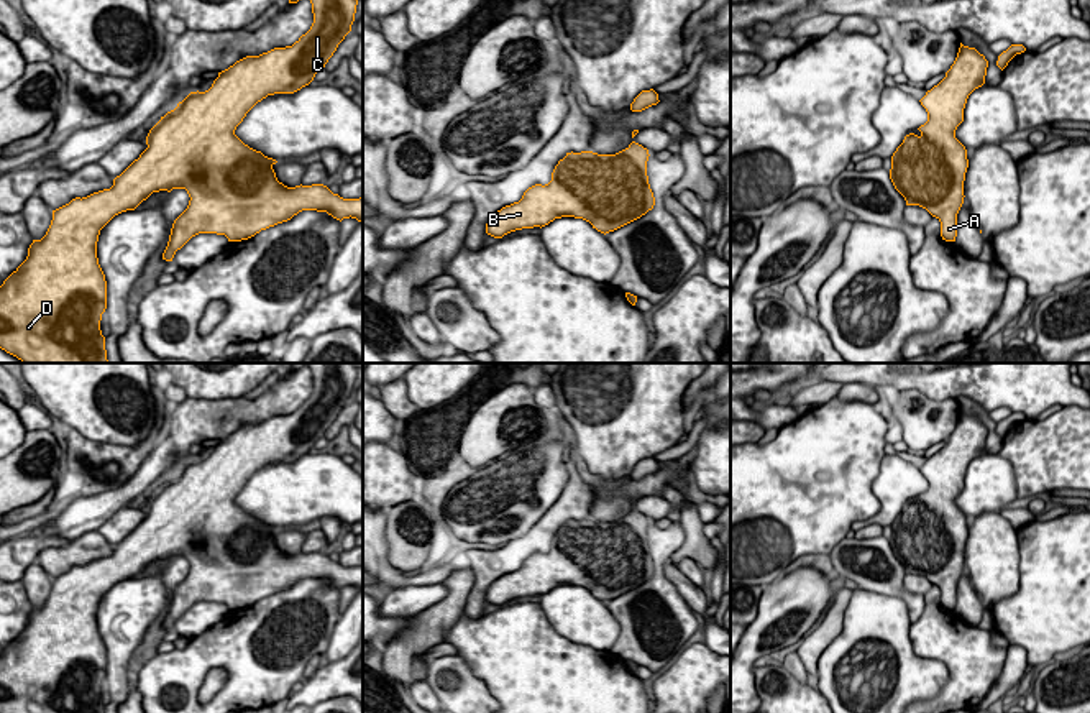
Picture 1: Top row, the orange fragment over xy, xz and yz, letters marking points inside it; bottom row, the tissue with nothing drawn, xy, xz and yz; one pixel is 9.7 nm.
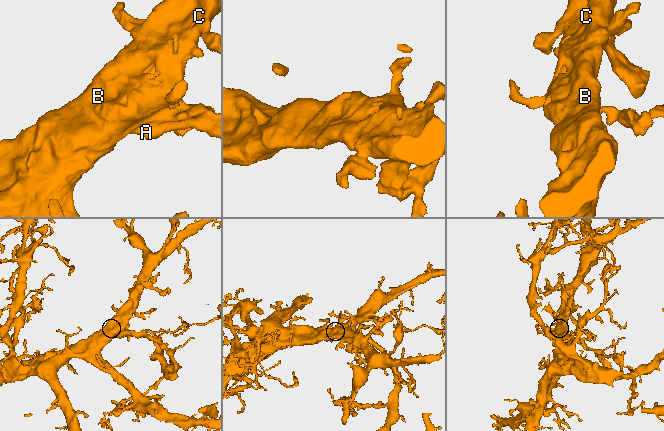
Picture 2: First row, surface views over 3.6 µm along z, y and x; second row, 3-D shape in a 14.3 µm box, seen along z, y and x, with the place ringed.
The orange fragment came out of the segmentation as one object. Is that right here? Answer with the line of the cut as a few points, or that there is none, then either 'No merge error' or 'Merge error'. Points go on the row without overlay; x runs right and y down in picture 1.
No split. No merge error

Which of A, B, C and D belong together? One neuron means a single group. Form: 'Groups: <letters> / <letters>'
Groups: A B C D

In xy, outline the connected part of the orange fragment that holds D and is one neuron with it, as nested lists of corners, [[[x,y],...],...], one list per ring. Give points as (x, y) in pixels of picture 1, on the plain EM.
[[[287,363],[289,371],[309,366],[314,391],[292,414],[274,416],[259,424],[246,424],[228,437],[218,440],[205,460],[190,460],[177,475],[167,480],[149,498],[148,516],[120,544],[110,557],[76,565],[53,578],[53,588],[41,608],[33,608],[26,628],[0,654],[0,713],[105,713],[100,698],[102,682],[107,677],[107,649],[97,626],[100,598],[118,582],[135,578],[153,560],[185,557],[190,568],[187,577],[174,588],[163,628],[172,629],[192,605],[199,601],[225,603],[228,610],[241,610],[261,598],[291,588],[302,578],[327,580],[337,588],[356,586],[363,590],[363,565],[343,567],[323,552],[287,555],[277,549],[272,534],[277,531],[245,513],[236,503],[236,494],[246,481],[263,467],[274,462],[294,462],[309,453],[315,442],[325,435],[338,412],[351,399],[358,368],[353,363]]]

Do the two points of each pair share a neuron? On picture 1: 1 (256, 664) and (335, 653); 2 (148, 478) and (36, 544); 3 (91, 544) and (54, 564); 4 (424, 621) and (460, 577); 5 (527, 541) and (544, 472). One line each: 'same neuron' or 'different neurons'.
1: different neurons
2: different neurons
3: same neuron
4: same neuron
5: different neurons

